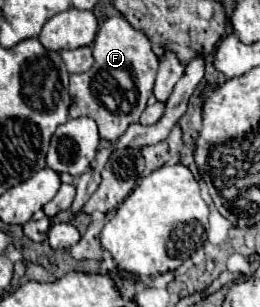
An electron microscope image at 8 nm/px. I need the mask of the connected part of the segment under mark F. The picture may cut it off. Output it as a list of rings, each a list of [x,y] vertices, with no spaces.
[[[112,17],[100,27],[92,45],[94,65],[86,73],[70,75],[70,117],[90,117],[96,121],[100,137],[116,141],[132,123],[138,123],[146,101],[152,95],[158,57],[144,33],[136,31],[124,17]]]

